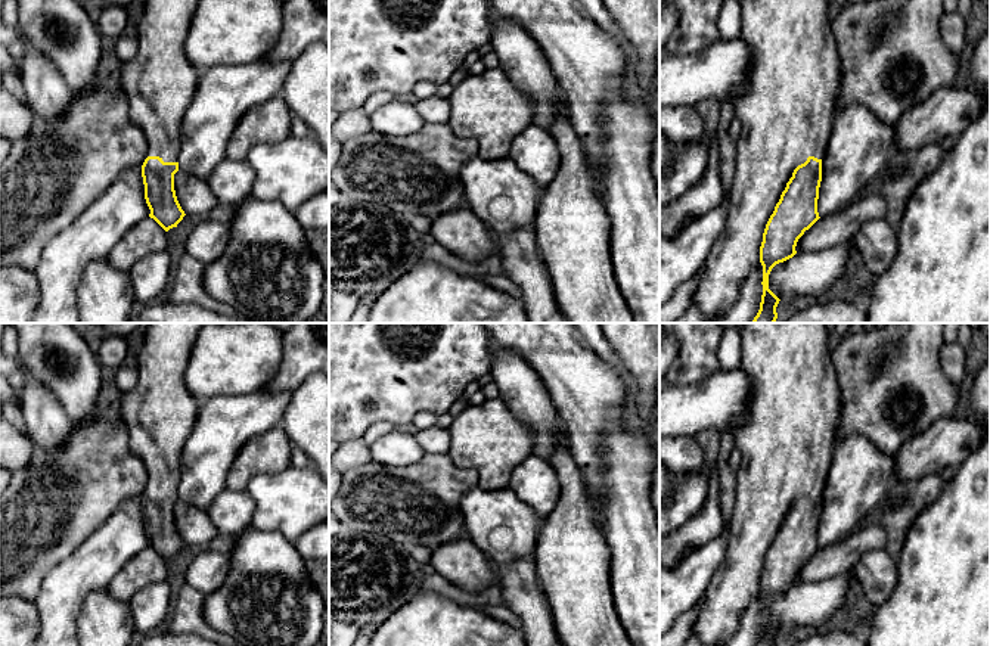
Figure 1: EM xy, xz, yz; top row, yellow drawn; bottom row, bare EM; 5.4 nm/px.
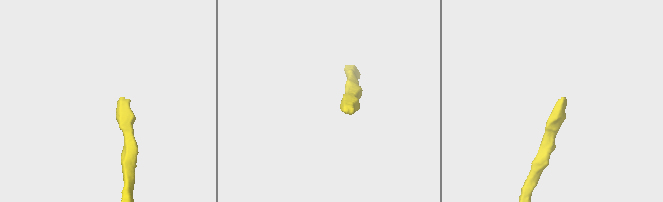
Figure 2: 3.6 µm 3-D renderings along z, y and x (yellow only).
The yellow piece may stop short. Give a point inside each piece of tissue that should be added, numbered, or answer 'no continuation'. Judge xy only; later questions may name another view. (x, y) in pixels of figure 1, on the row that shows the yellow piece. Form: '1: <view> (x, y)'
1: xy (160, 81)

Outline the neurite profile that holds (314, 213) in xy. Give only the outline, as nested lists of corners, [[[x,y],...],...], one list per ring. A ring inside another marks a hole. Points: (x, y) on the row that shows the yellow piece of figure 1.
[[[329,189],[304,202],[294,215],[304,232],[329,230]]]

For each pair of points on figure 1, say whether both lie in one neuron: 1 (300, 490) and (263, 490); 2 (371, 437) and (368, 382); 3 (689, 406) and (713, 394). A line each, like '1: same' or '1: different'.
1: same
2: different
3: same

